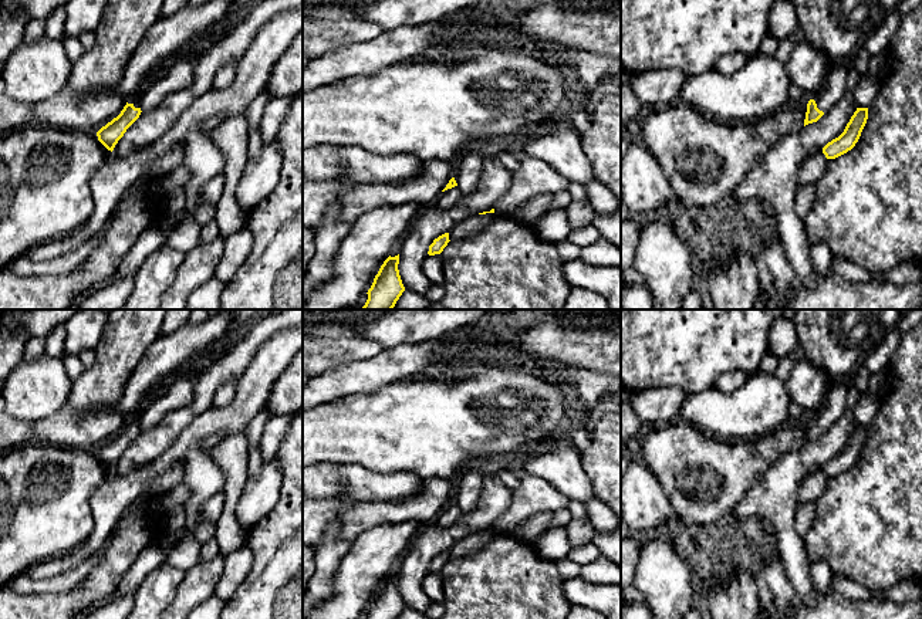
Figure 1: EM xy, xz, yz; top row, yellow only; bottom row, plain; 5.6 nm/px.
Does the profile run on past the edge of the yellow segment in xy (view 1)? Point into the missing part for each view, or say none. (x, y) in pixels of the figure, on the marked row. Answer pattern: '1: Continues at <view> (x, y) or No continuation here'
1: Continues at xy (135, 100)

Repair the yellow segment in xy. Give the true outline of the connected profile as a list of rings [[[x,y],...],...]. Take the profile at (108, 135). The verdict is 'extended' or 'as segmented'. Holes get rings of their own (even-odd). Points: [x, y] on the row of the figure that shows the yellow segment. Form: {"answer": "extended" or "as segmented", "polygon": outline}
{"answer": "extended", "polygon": [[[143,88],[135,94],[131,99],[126,101],[126,105],[121,111],[121,114],[102,126],[98,132],[98,141],[108,149],[114,150],[118,141],[124,136],[126,129],[139,118],[141,115],[141,97],[143,94]]]}

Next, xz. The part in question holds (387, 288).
{"answer": "as segmented", "polygon": [[[399,254],[388,257],[368,290],[368,300],[361,310],[392,310],[405,291],[399,270]]]}

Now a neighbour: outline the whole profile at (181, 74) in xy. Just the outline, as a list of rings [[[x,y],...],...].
[[[176,61],[162,78],[152,80],[145,85],[141,97],[141,111],[148,112],[156,108],[170,92],[189,87],[193,77],[193,61]]]

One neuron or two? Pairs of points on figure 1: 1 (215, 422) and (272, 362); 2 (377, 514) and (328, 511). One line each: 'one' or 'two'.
1: one
2: one

